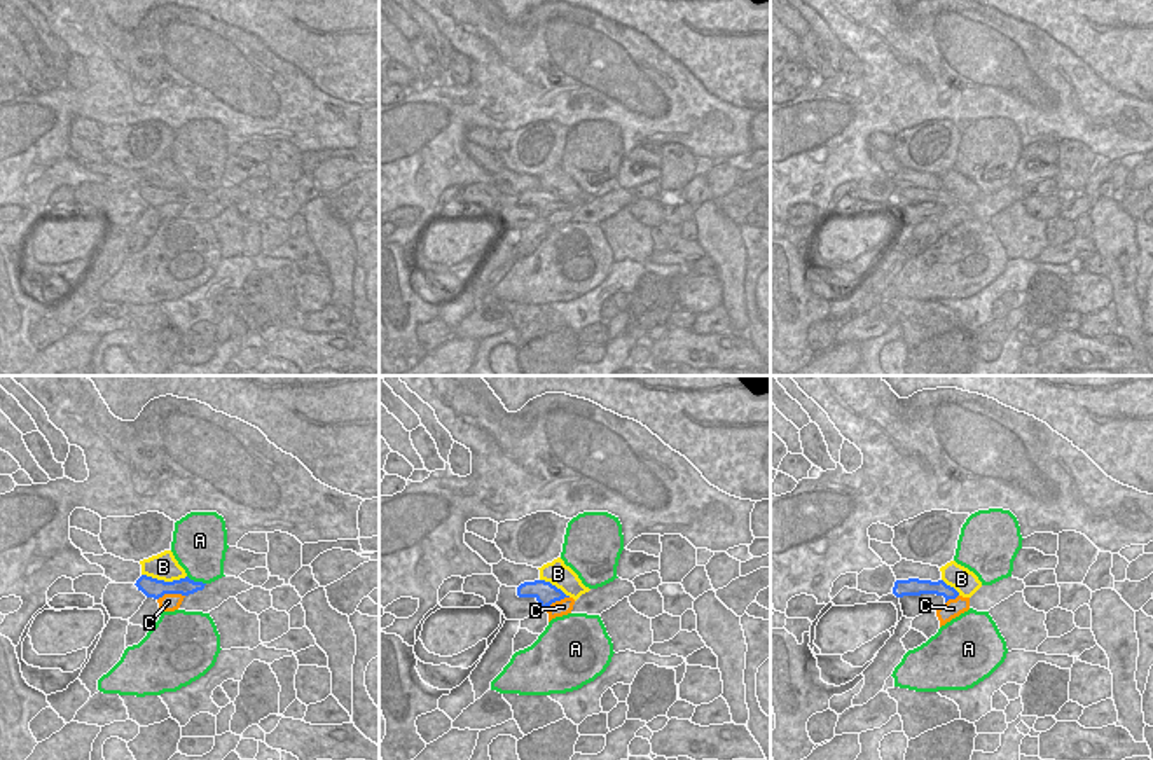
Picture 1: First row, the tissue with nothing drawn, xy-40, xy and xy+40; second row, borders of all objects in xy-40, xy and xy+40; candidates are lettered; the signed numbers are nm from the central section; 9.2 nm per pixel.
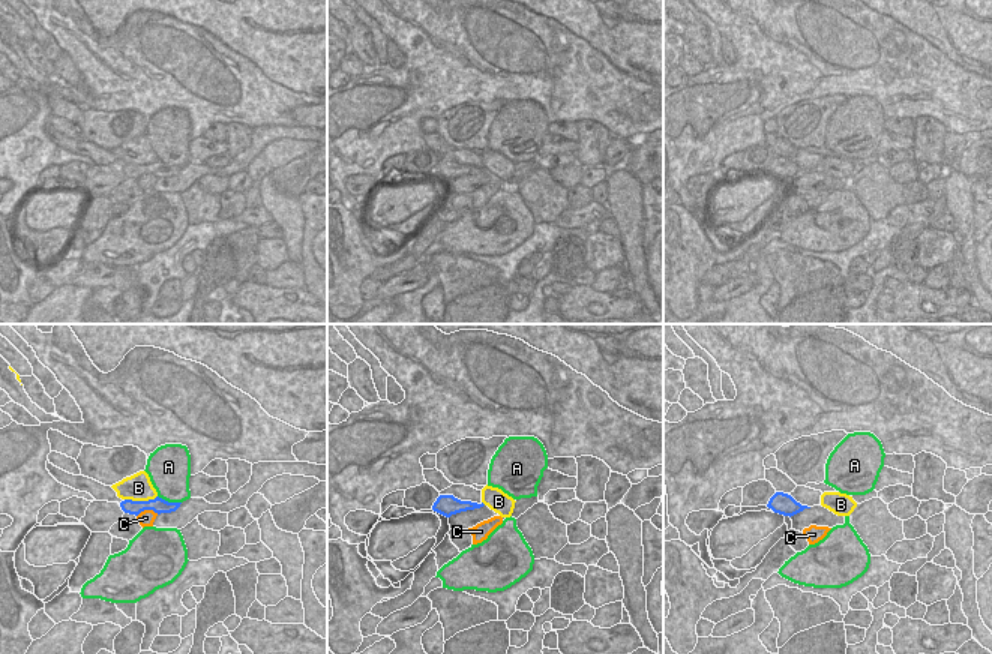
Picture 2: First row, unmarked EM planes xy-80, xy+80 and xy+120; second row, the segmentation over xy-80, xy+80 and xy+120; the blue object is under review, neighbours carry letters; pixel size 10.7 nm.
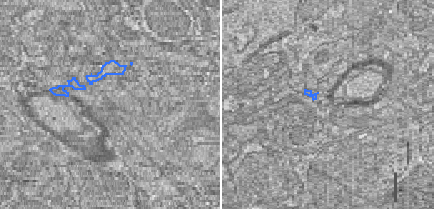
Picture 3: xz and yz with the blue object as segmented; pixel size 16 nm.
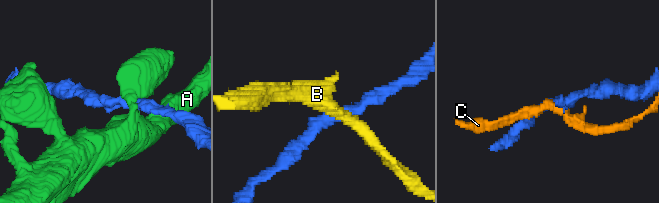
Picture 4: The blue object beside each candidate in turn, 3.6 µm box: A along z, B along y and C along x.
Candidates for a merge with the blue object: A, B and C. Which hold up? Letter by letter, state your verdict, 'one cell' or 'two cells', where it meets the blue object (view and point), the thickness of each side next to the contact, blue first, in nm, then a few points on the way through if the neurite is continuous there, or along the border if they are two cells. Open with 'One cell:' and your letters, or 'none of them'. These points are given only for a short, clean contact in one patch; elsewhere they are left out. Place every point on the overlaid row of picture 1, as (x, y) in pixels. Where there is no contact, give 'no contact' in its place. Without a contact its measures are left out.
One cell: none of them
A: two cells | xy-40 (196, 582) | 160/400 nm | along xy-40 (187, 575), (205, 584)
B: two cells | xy-40 (163, 580) | 190/260 nm
C: two cells | xy-40 (170, 593) | 190/160 nm | along xy-40 (184, 594), (163, 594), (158, 600)

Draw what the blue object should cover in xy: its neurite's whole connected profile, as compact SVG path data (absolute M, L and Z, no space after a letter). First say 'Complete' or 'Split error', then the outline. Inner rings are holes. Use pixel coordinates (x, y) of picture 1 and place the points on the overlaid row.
Complete. M545 580L524 582L517 587L519 598L535 598L540 608L549 608L552 603L561 601L566 596L561 589Z

